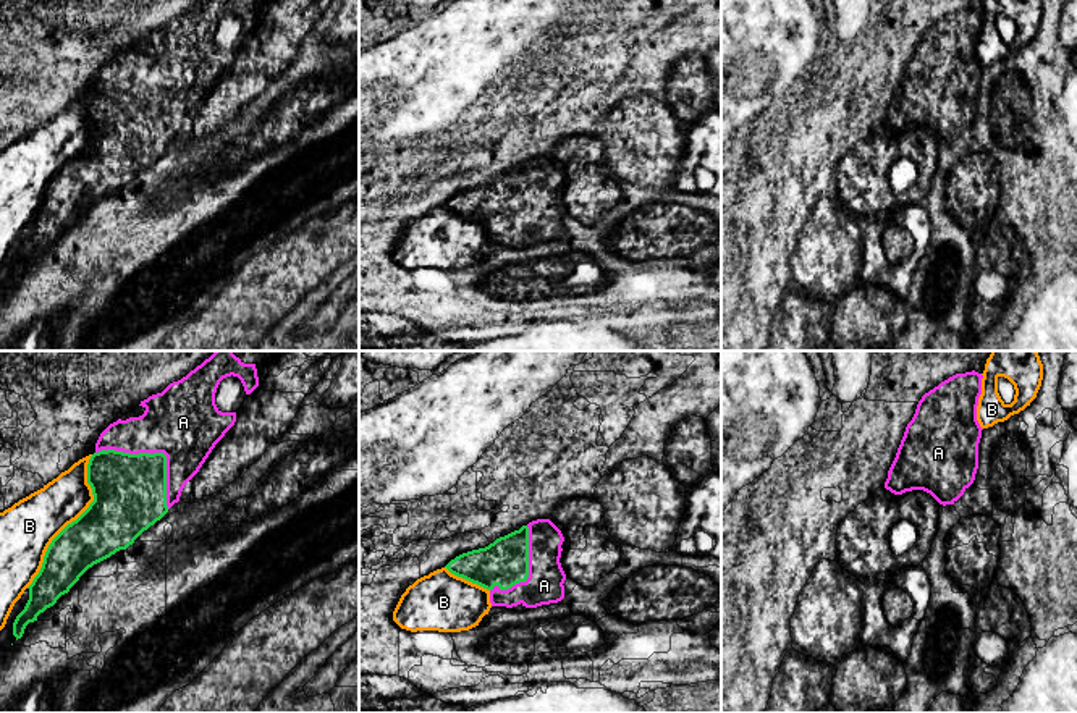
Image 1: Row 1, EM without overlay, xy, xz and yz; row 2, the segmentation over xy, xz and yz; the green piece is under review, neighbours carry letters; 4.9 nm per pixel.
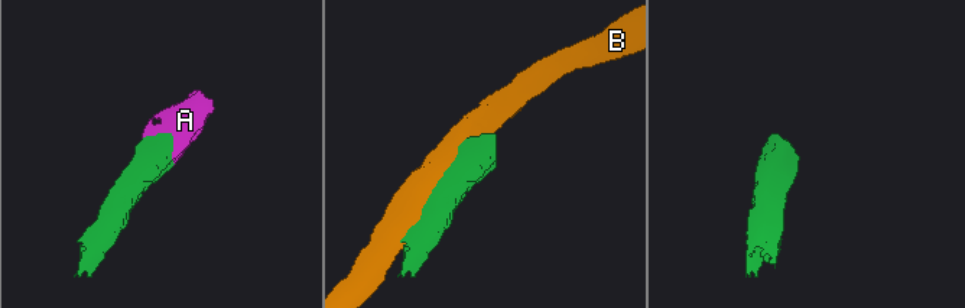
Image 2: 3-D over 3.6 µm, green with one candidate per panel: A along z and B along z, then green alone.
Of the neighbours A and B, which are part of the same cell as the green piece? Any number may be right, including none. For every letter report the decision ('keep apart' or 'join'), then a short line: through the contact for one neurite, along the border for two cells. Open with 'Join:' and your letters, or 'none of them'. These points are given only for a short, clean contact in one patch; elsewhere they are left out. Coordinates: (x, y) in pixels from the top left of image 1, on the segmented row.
Join: A
A: join
B: keep apart

